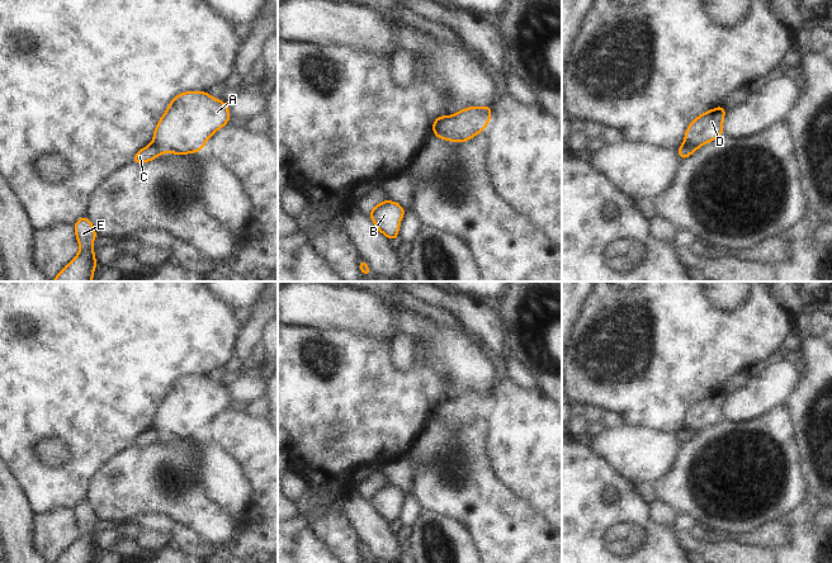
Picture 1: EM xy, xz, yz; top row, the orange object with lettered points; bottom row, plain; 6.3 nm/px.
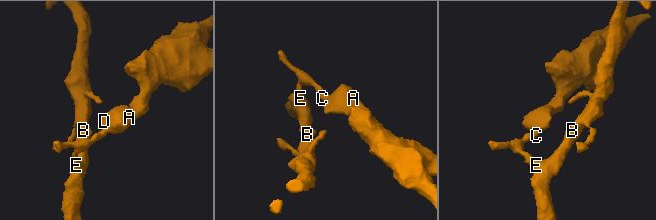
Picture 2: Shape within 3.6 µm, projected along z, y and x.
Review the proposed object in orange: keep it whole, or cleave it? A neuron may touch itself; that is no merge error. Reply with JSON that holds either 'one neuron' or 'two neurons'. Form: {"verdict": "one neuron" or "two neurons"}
{"verdict": "two neurons"}

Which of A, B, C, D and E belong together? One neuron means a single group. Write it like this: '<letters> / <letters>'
A D / B C E

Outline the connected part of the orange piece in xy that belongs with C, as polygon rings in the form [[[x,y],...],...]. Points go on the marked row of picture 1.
[[[153,143],[141,148],[131,160],[131,164],[146,164],[161,156],[161,151]]]

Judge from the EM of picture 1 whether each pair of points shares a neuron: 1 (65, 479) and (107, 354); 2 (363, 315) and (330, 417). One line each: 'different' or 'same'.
1: same
2: different

